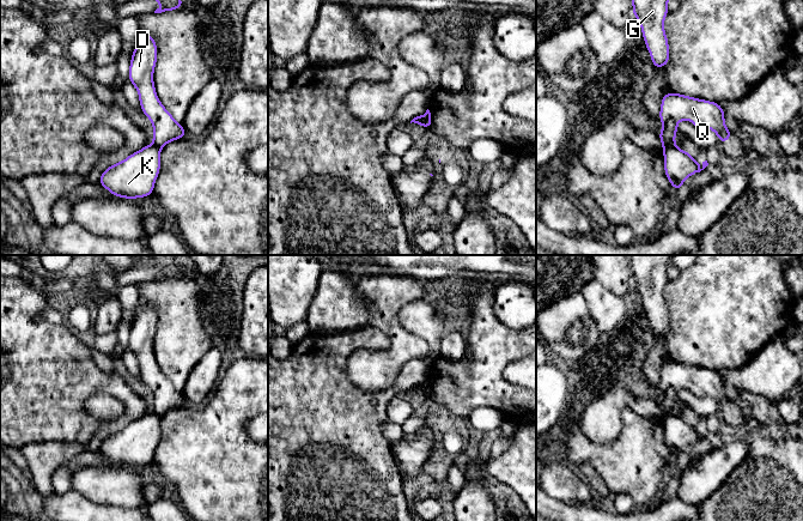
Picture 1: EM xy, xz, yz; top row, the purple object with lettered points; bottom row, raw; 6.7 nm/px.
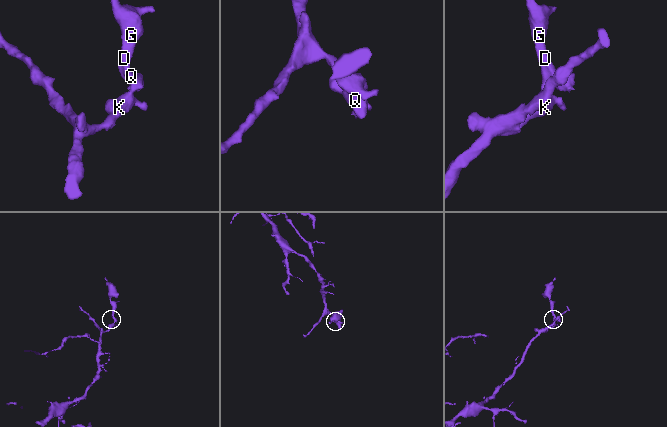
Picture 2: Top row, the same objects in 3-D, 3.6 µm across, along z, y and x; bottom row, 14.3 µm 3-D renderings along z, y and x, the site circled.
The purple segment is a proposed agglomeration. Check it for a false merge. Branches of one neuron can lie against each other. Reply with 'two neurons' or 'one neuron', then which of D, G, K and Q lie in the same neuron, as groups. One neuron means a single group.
two neurons; D G Q / K

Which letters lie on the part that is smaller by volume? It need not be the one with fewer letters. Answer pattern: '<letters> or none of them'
D, G, Q

